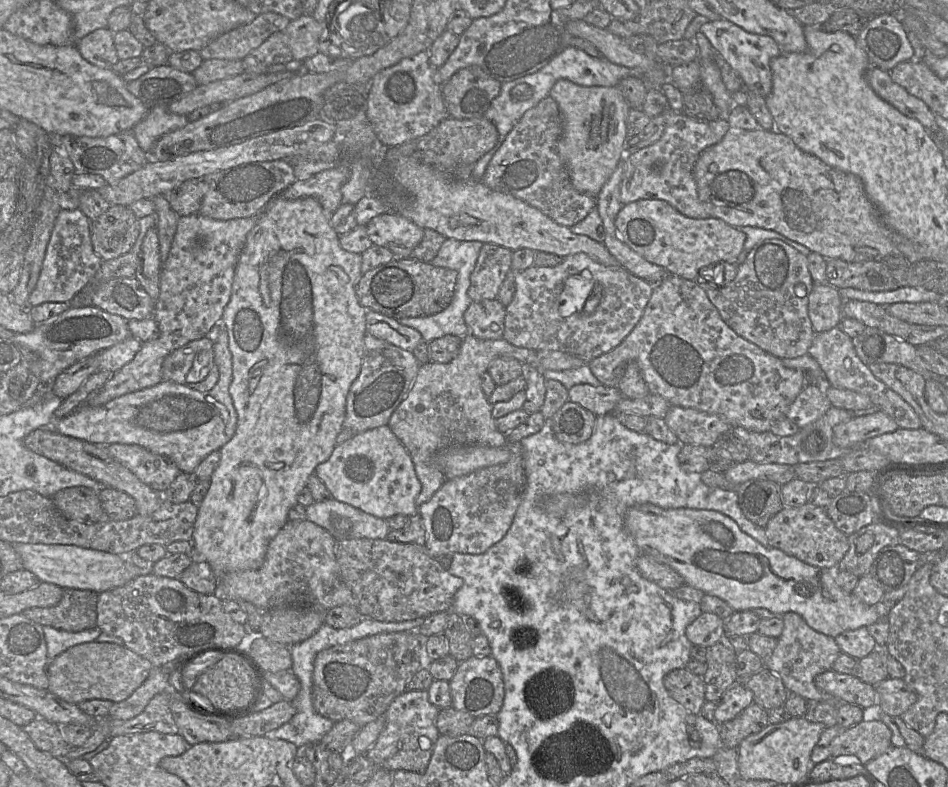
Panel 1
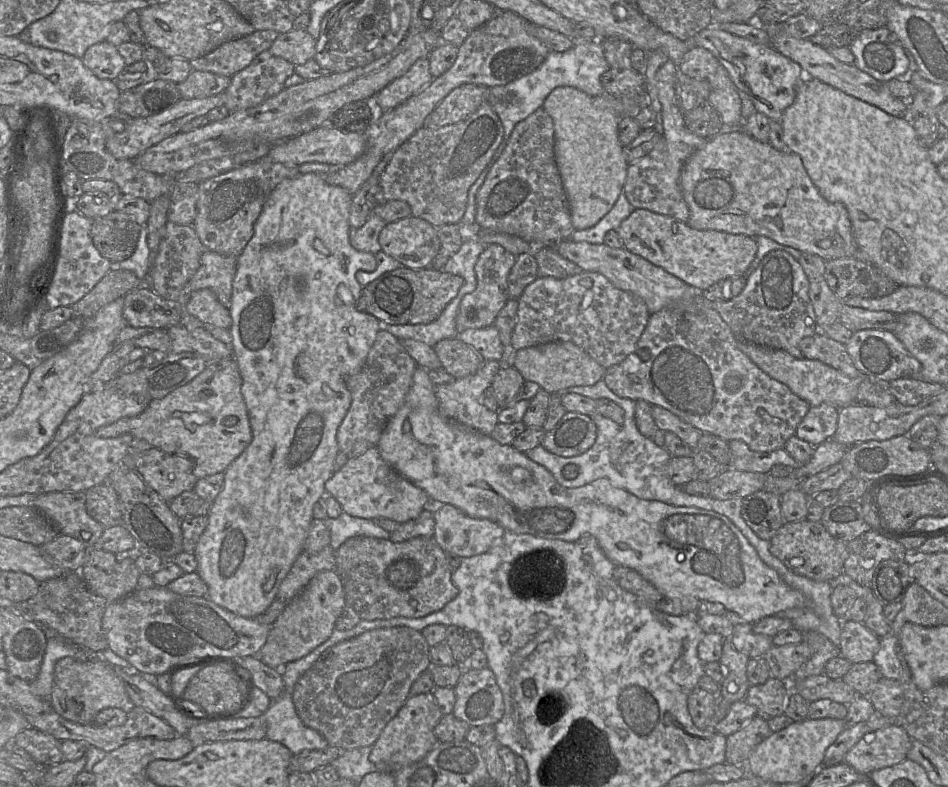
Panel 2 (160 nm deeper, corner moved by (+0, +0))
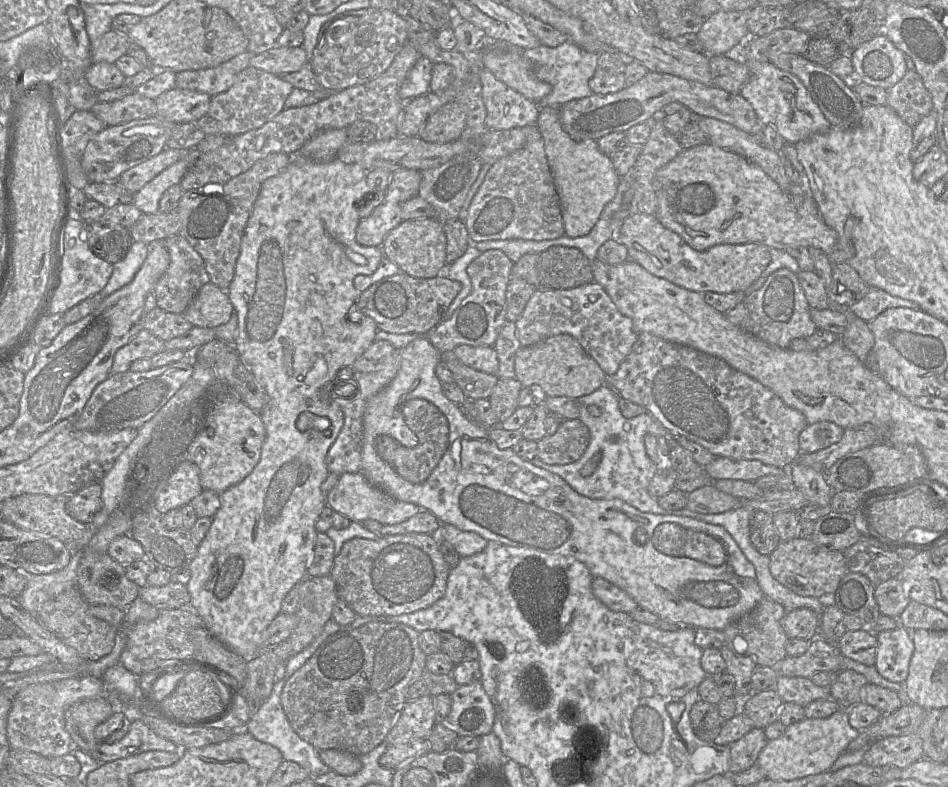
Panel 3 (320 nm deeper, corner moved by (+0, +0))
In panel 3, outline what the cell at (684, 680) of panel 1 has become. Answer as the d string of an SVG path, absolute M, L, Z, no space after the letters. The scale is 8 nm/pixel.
M702 700L693 704L690 721L695 735L708 742L714 742L723 724L717 705Z

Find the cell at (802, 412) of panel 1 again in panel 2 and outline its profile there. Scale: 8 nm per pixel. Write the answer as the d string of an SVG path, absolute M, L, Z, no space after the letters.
M831 404L811 406L798 425L796 435L816 447L834 436L838 426L838 416L839 409Z

